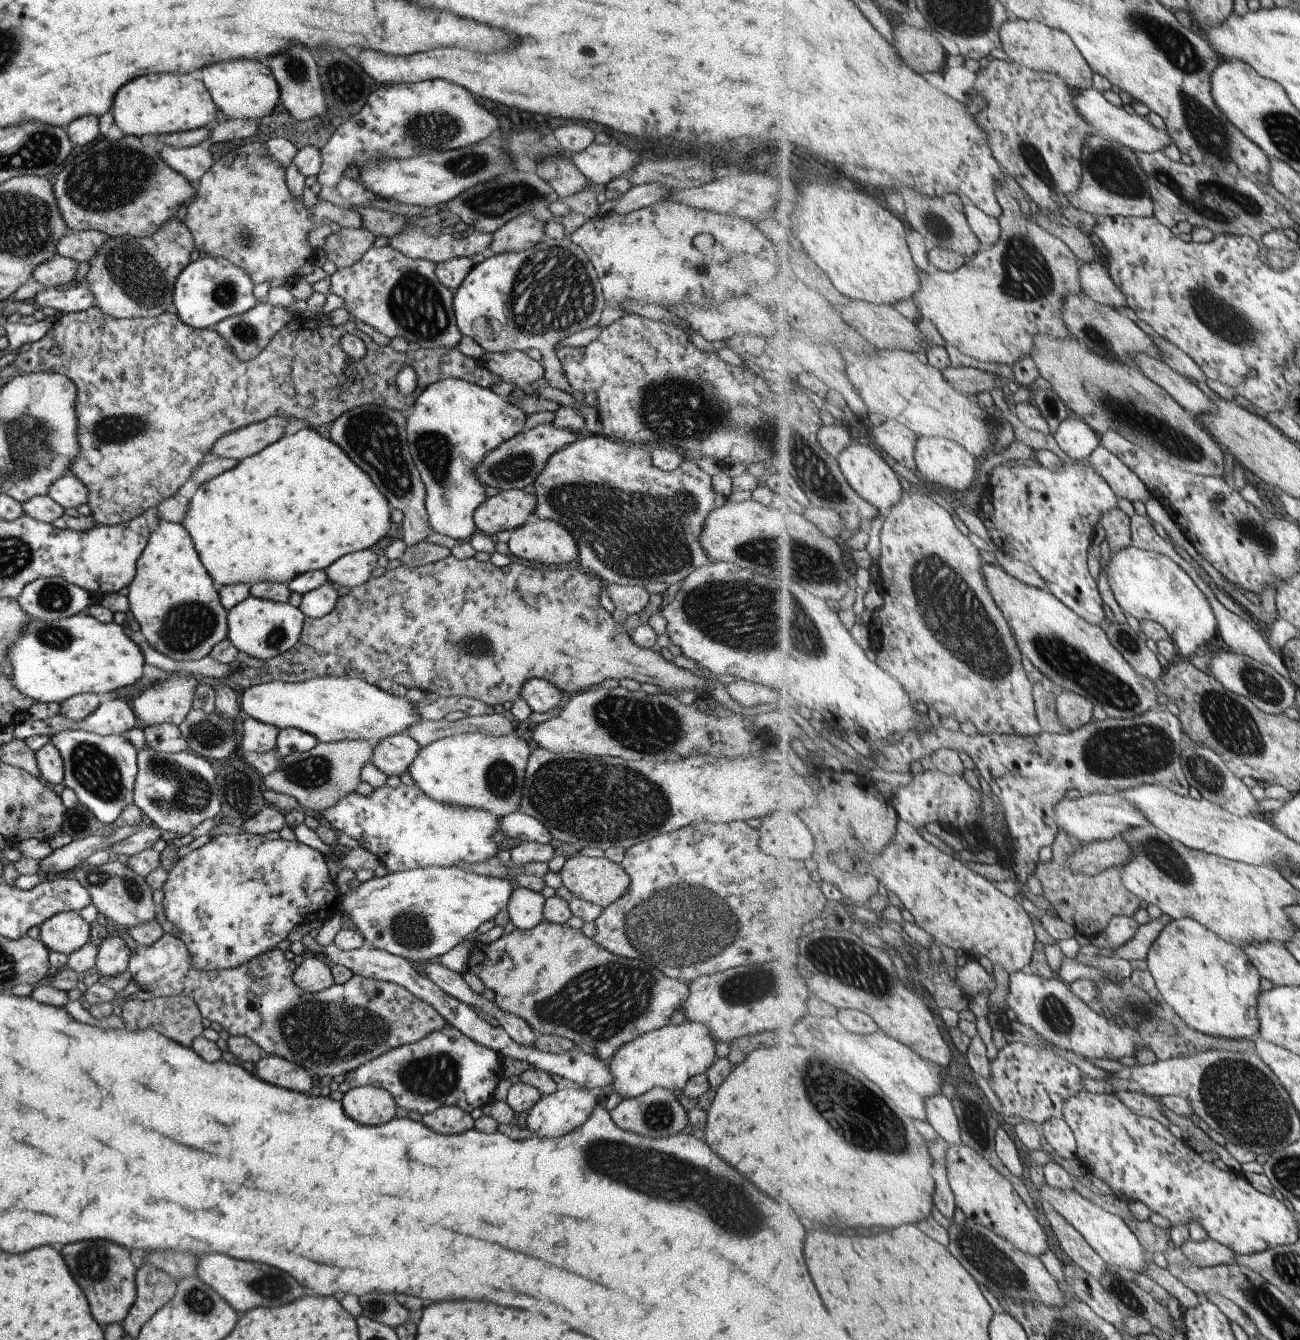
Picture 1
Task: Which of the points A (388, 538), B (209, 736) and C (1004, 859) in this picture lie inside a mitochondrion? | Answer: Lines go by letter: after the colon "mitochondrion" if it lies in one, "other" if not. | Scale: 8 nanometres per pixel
A: other
B: mitochondrion
C: other

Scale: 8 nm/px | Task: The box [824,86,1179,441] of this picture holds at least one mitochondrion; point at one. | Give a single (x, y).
(1026, 274)

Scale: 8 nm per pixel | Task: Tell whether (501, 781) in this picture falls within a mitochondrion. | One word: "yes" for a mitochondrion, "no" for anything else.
yes

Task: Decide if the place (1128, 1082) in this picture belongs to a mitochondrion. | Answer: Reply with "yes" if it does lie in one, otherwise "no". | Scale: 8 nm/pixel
no

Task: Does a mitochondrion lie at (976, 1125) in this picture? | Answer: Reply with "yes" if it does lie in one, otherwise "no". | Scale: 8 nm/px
yes

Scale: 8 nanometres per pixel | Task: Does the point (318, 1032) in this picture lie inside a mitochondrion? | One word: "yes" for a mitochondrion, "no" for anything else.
yes

